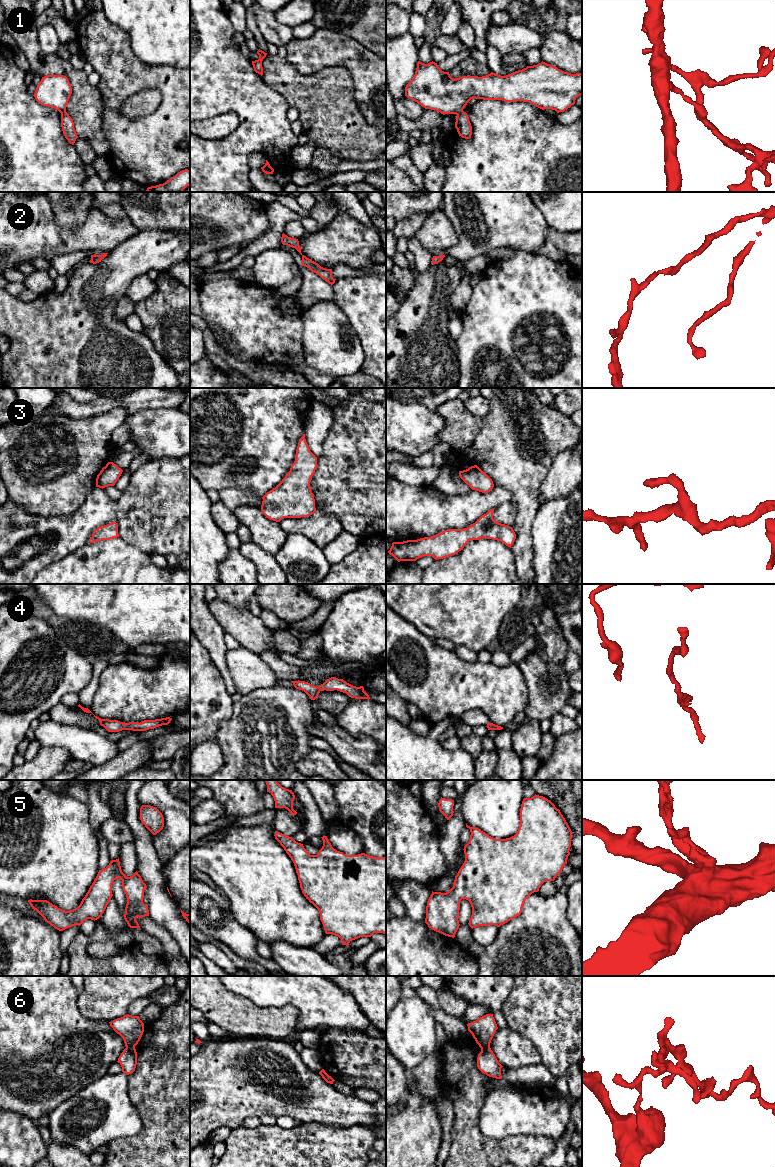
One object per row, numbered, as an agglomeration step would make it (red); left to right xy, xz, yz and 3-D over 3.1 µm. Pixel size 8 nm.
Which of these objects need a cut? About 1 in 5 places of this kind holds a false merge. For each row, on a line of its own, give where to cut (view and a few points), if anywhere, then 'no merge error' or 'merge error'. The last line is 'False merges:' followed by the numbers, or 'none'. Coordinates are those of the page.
1: yz (463, 111), (457, 115) | merge error
2: no cut | no merge error
3: no cut | no merge error
4: no cut | no merge error
5: no cut | no merge error
6: xy (126, 1046), (134, 1047) | merge error
False merges: 1, 6

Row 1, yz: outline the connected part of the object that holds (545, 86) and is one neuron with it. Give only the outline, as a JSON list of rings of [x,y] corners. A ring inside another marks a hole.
[[[418,61],[415,75],[405,87],[407,98],[425,109],[436,110],[443,115],[459,115],[473,98],[529,102],[542,110],[552,109],[559,113],[574,105],[576,98],[580,95],[582,95],[582,73],[564,72],[543,61],[506,76],[491,72],[482,77],[467,75],[456,79],[452,78],[449,72],[442,71],[433,61],[428,64]]]

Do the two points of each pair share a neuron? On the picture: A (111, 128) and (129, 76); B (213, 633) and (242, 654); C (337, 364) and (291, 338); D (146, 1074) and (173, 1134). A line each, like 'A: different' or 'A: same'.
A: same
B: different
C: different
D: same

